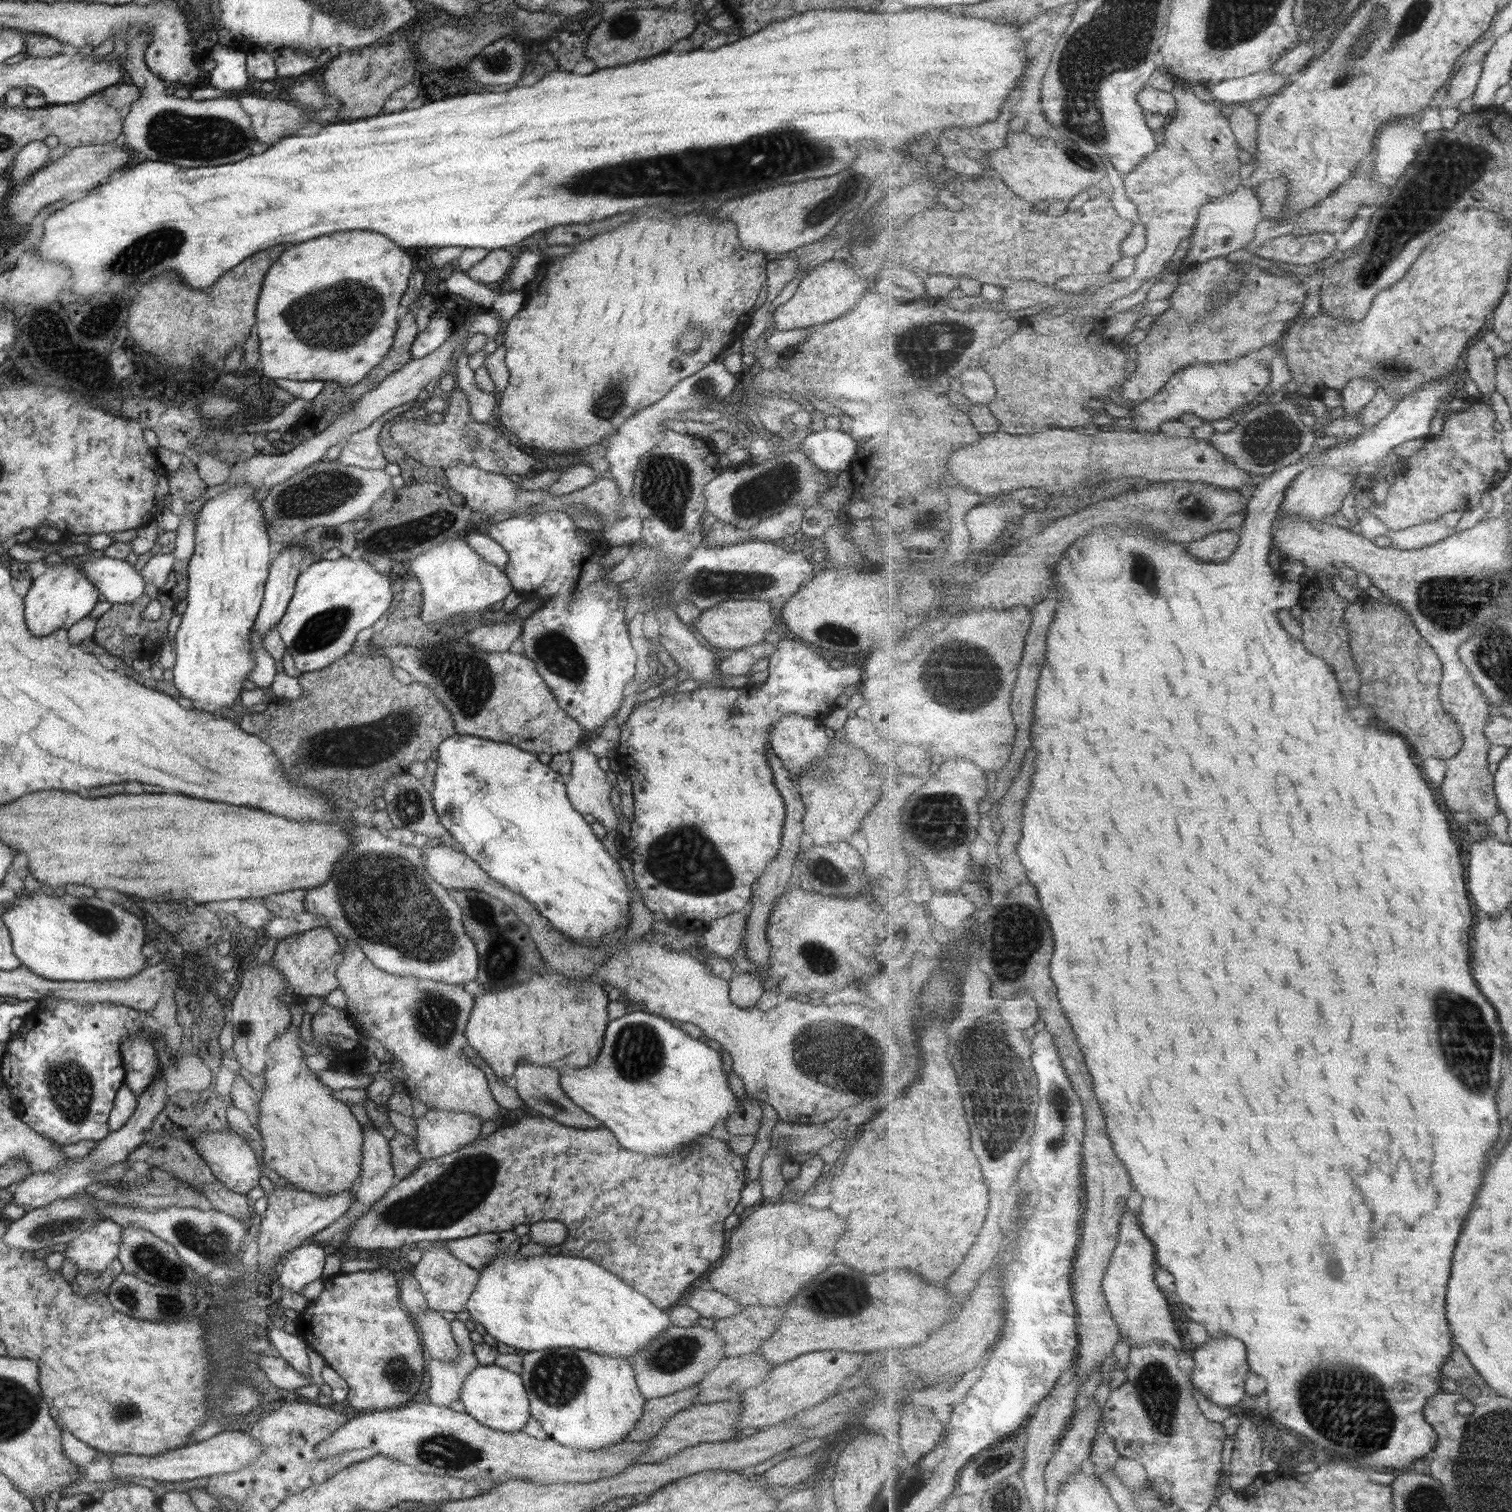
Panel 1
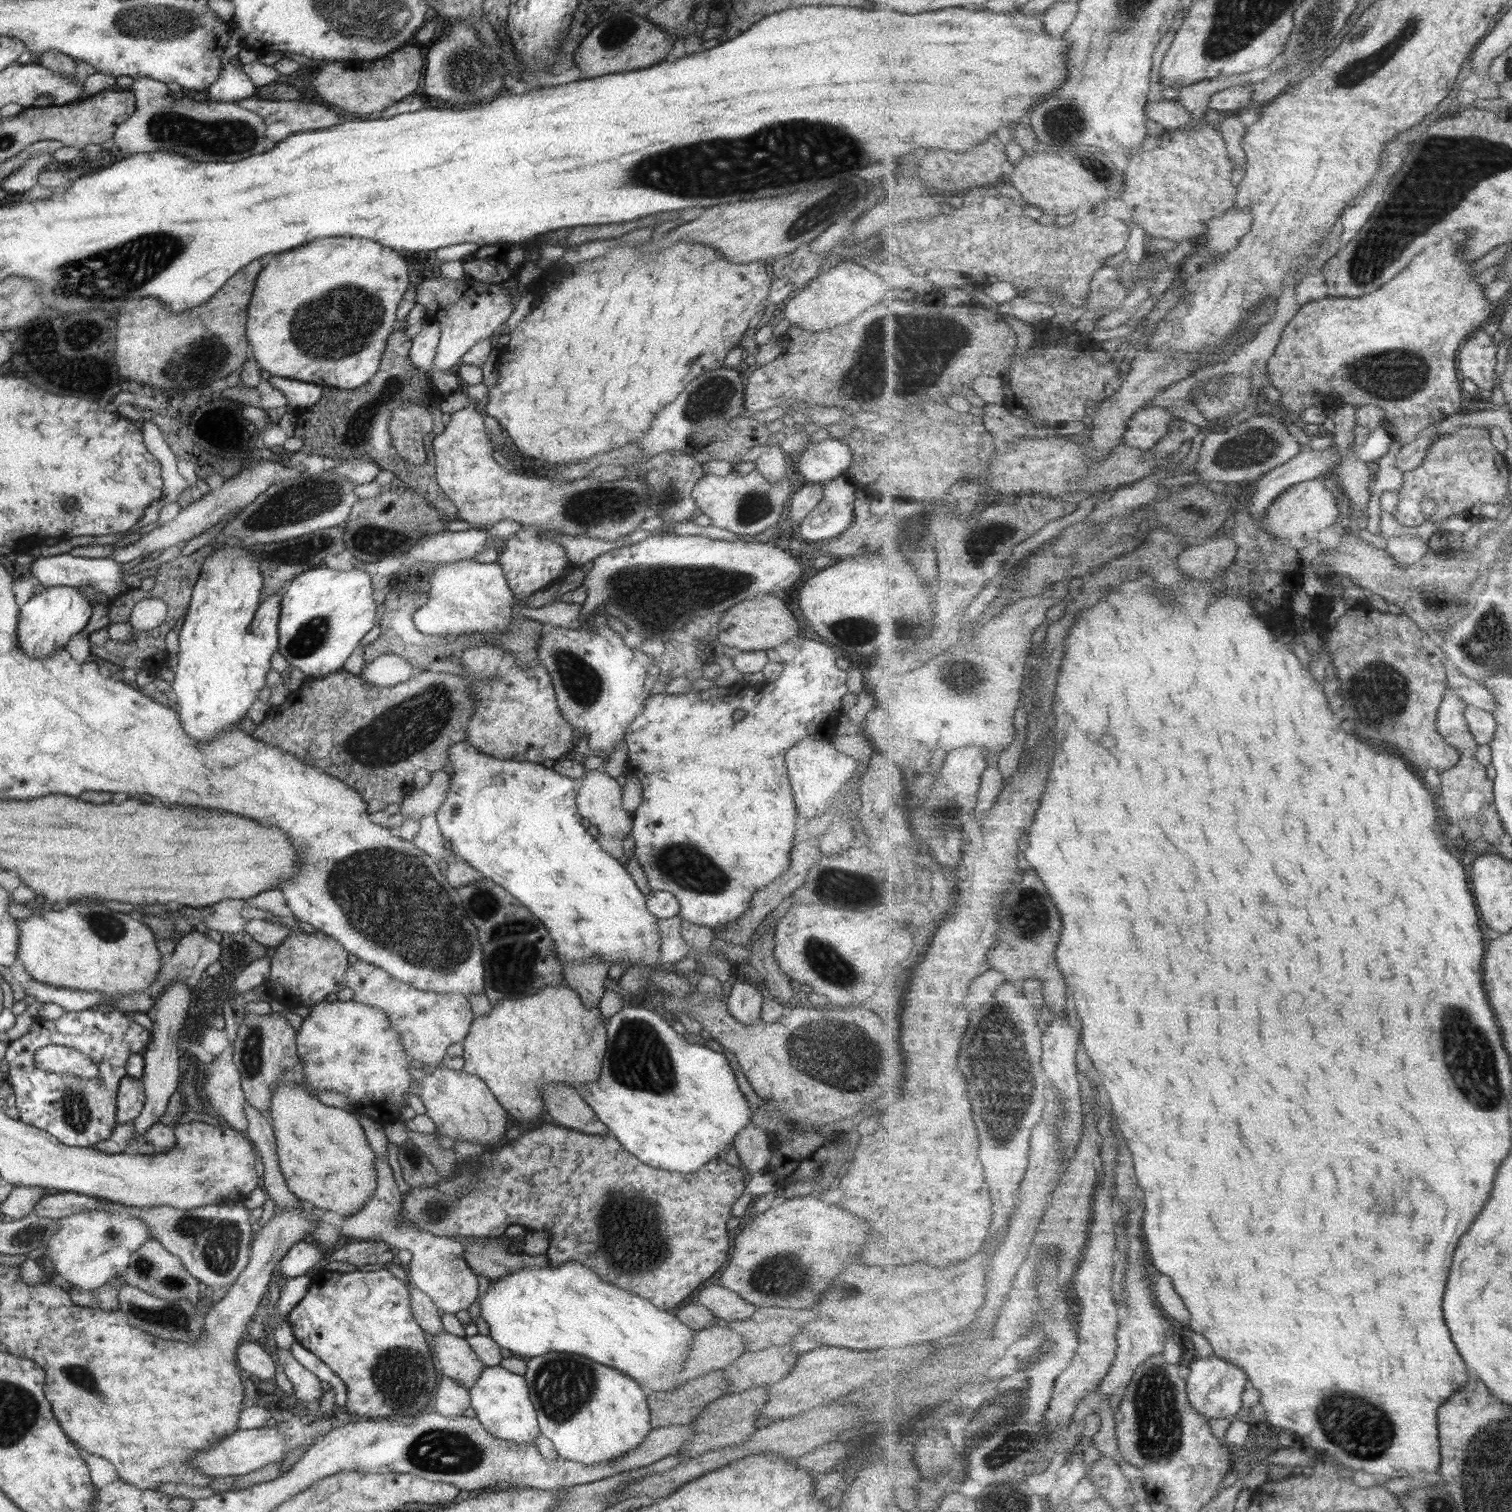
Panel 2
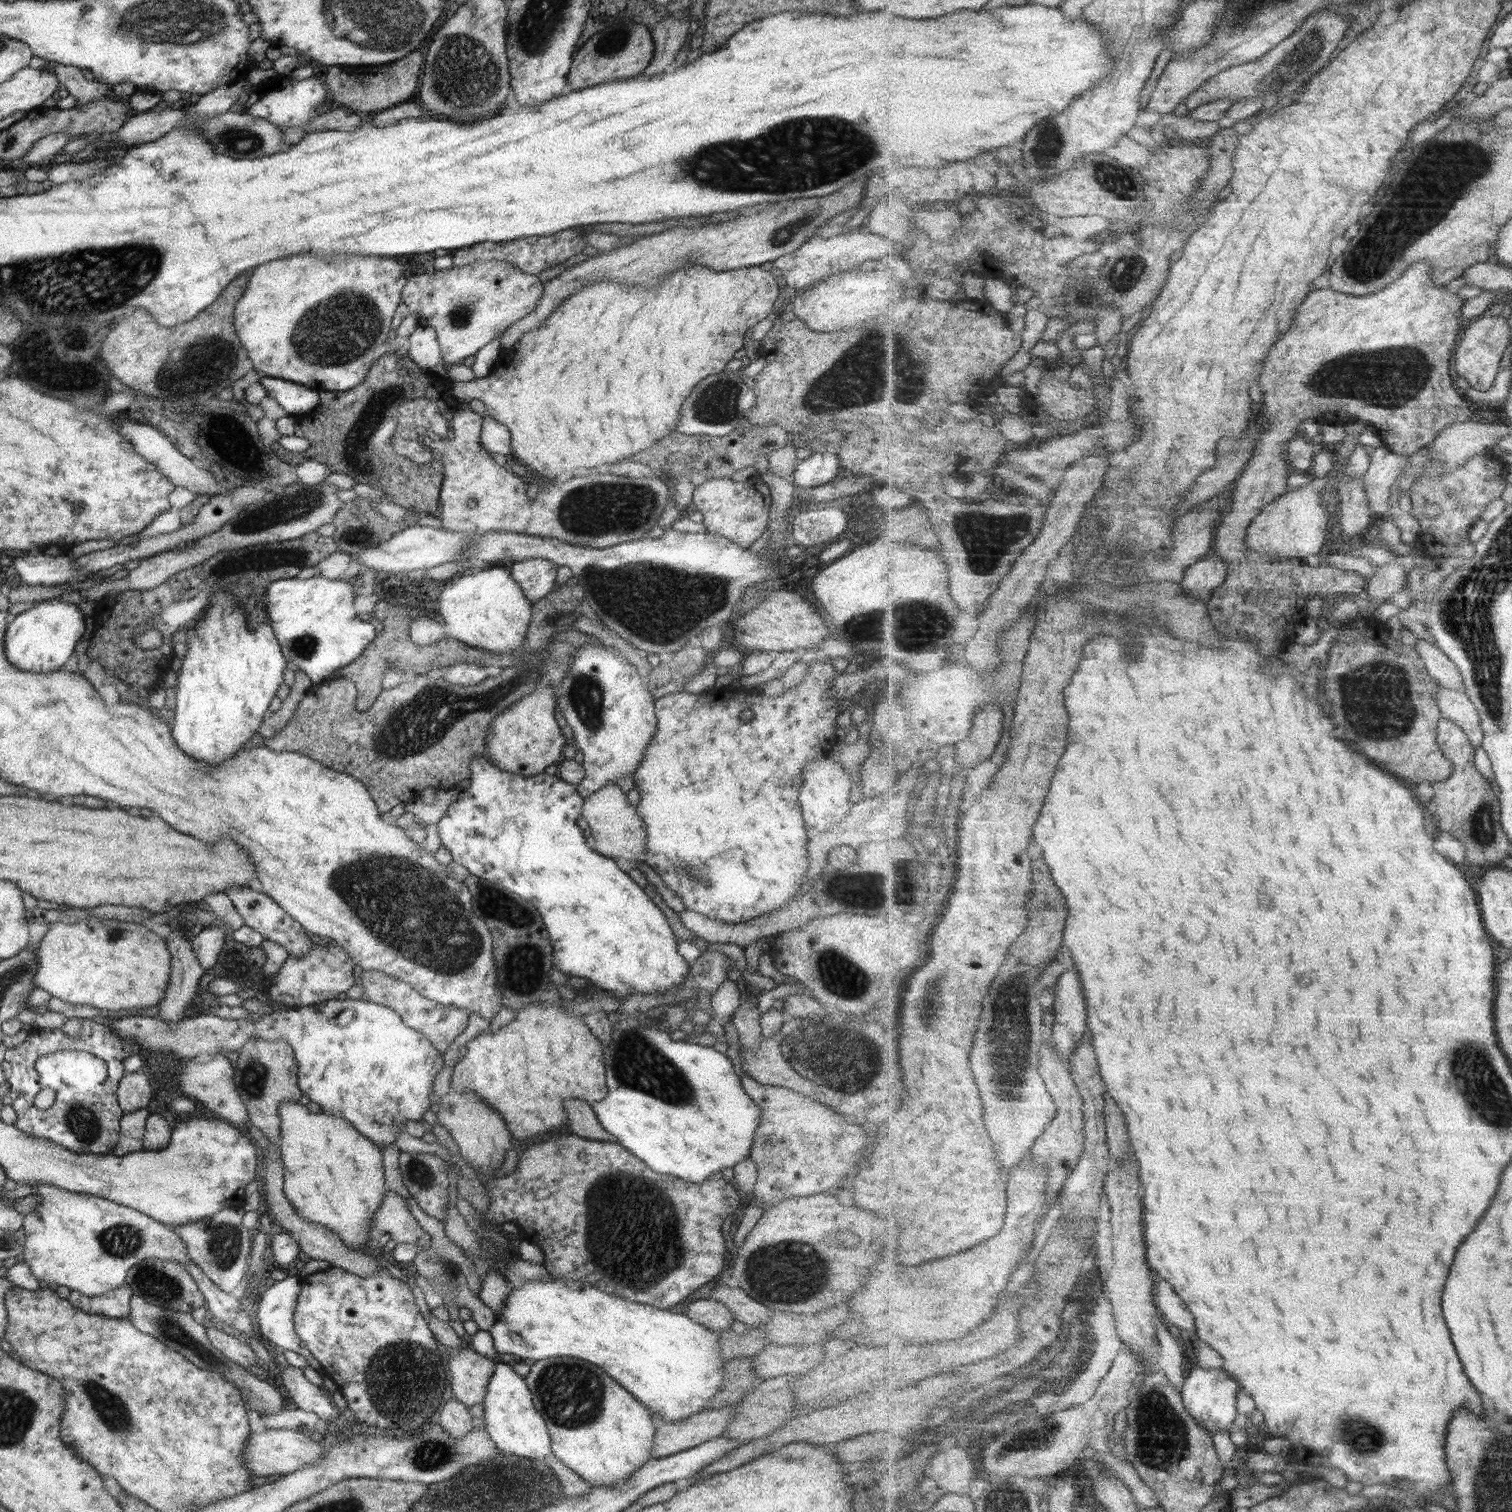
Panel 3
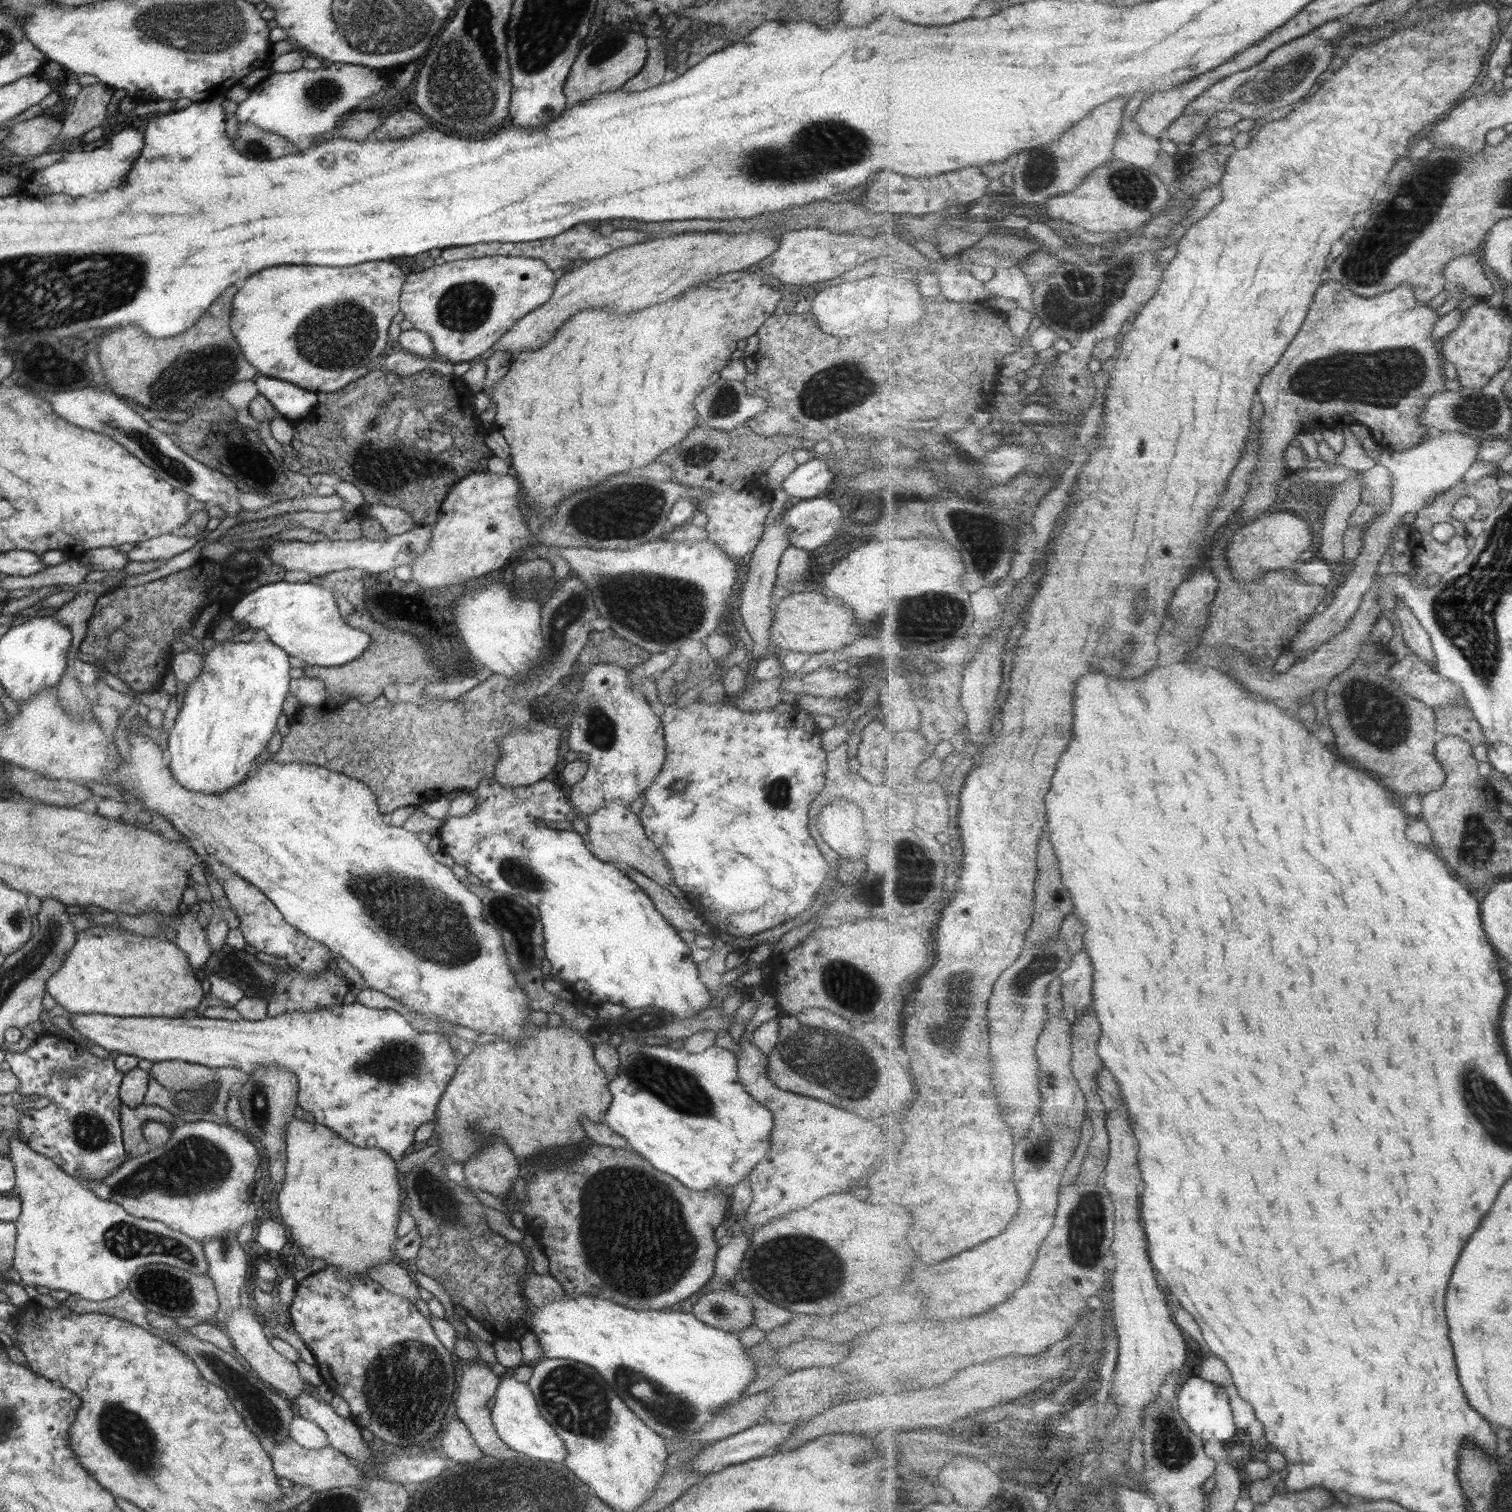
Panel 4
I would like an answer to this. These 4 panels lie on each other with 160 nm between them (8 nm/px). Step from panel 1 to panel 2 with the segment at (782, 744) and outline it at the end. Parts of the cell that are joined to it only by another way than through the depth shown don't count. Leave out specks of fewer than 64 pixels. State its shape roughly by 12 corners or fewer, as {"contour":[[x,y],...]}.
{"contour":[[802,738],[785,753],[800,820],[827,811],[861,760],[829,740]]}

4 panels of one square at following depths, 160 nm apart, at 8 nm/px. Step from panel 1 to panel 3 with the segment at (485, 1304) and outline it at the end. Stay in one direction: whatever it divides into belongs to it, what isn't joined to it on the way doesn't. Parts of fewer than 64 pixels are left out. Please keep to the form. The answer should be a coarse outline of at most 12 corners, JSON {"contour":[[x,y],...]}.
{"contour":[[568,1278],[513,1288],[497,1357],[603,1369],[662,1423],[724,1384],[718,1336]]}

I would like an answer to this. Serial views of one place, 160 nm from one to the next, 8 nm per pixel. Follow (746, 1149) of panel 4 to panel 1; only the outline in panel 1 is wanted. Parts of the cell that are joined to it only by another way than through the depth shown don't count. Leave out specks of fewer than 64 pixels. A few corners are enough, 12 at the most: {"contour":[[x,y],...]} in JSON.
{"contour":[[610,1020],[563,1092],[619,1146],[671,1156],[736,1109],[721,1055]]}

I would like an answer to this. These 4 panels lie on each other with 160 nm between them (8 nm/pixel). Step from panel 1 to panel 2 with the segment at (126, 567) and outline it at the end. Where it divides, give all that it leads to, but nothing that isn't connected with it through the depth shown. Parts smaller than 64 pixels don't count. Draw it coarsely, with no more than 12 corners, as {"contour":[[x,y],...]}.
{"contour":[[37,557],[33,578],[51,586],[91,587],[111,600],[130,590],[109,557]]}

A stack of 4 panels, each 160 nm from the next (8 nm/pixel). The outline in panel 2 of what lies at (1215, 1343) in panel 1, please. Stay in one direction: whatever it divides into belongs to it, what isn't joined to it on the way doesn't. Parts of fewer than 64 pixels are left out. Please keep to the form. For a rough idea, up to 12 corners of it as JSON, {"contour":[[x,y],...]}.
{"contour":[[1215,1354],[1197,1357],[1190,1403],[1208,1420],[1233,1418],[1249,1382]]}

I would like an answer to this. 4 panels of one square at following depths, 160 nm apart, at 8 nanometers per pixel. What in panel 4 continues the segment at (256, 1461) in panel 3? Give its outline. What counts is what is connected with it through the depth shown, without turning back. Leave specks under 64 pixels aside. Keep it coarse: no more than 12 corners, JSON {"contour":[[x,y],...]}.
{"contour":[[293,1439],[269,1456],[277,1478],[323,1492],[360,1488],[350,1458],[329,1446],[307,1450]]}

